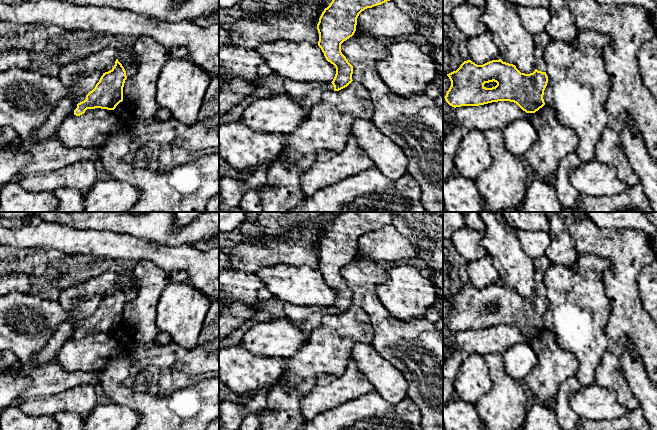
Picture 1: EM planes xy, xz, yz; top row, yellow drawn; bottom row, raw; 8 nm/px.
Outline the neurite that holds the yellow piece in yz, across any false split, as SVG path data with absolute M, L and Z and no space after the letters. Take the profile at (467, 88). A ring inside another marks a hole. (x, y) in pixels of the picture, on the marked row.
M536 45L536 69L530 74L521 73L515 65L501 59L483 65L464 61L456 71L447 74L451 86L446 102L456 108L510 101L526 113L535 113L545 105L543 95L548 83L543 52L544 49Z

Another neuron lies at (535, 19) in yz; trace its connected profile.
M517 6L516 11L522 25L535 37L545 32L551 18L548 8Z

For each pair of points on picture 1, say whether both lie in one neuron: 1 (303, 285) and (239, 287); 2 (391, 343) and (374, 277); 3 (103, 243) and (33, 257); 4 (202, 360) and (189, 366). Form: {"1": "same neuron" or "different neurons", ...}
{"1": "different neurons", "2": "same neuron", "3": "different neurons", "4": "same neuron"}

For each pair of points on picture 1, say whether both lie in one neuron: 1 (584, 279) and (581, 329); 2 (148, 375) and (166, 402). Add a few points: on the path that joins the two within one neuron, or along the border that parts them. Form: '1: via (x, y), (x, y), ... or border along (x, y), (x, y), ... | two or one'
1: via (581, 291), (581, 317) | one
2: border along (147, 391), (152, 393) | two

